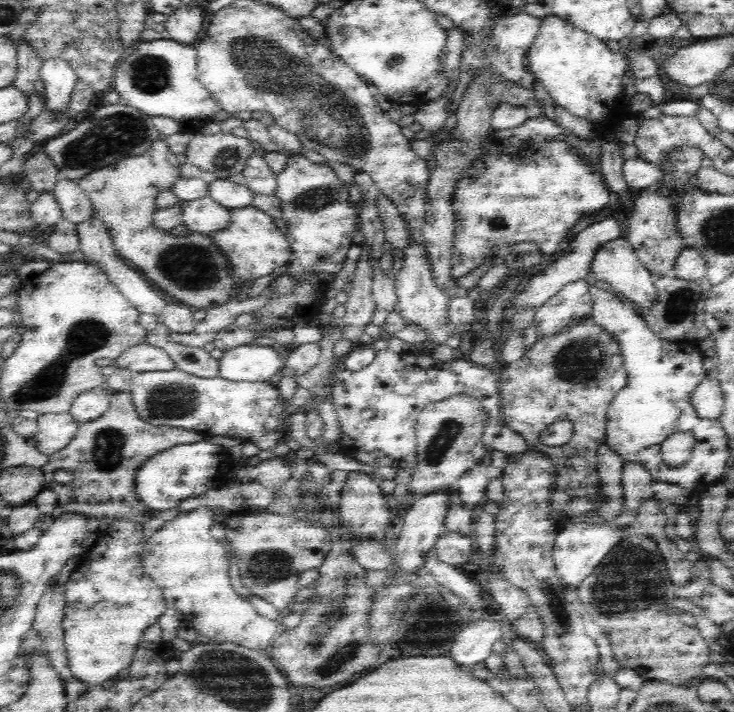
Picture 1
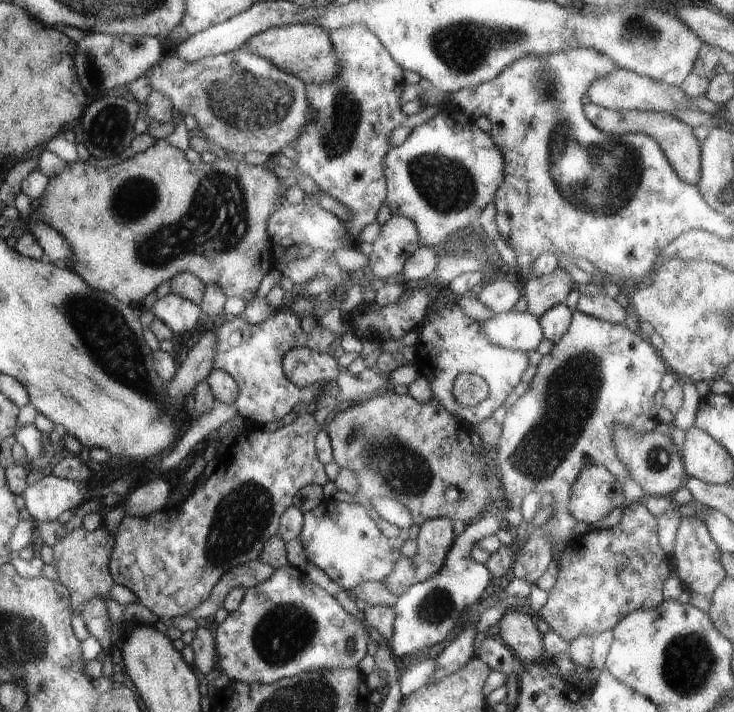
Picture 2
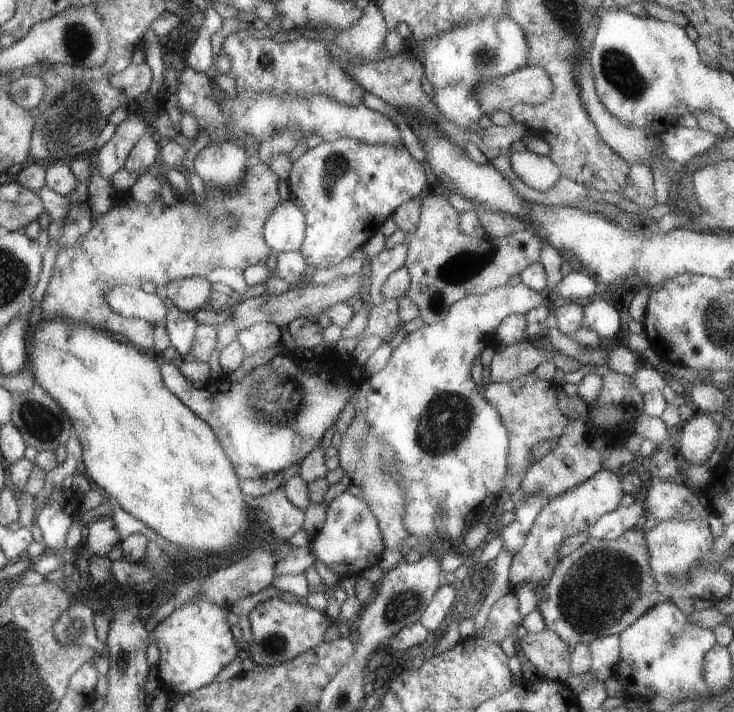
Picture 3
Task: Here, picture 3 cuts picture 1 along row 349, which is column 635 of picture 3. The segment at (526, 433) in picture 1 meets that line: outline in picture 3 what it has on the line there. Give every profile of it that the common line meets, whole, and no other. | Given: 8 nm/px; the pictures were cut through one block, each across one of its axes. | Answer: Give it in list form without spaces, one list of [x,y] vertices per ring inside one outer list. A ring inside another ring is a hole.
[[[629,528],[614,539],[587,538],[581,546],[557,560],[557,564],[553,566],[553,574],[535,606],[541,613],[544,628],[557,634],[569,648],[576,643],[588,644],[597,637],[618,635],[649,608],[664,600],[649,574],[647,557],[643,531],[640,528]]]

